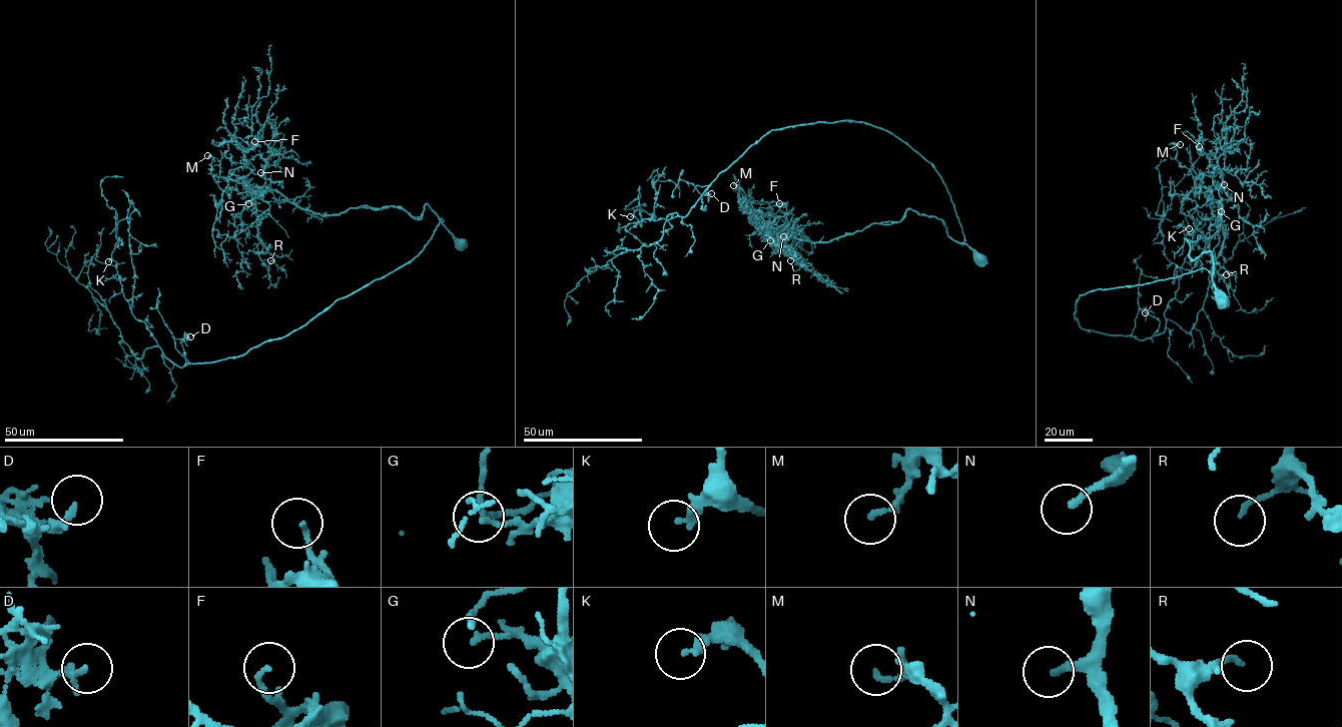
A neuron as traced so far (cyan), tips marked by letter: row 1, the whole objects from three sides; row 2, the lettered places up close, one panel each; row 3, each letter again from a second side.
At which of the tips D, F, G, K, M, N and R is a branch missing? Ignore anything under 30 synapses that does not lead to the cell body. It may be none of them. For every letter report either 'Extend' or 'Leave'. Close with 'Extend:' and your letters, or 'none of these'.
D: Leave
F: Extend
G: Leave
K: Leave
M: Leave
N: Extend
R: Leave
Extend: F, N

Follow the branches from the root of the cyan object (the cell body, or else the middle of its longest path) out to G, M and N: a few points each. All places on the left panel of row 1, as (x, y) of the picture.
G: (461, 242), (427, 204), (418, 217), (393, 206), (322, 215), (263, 187), (254, 203), (248, 203)
M: (461, 242), (427, 204), (418, 217), (393, 206), (322, 215), (270, 188), (251, 195), (222, 190), (207, 155)
N: (461, 242), (427, 204), (418, 217), (393, 206), (319, 215), (268, 188), (260, 172)

